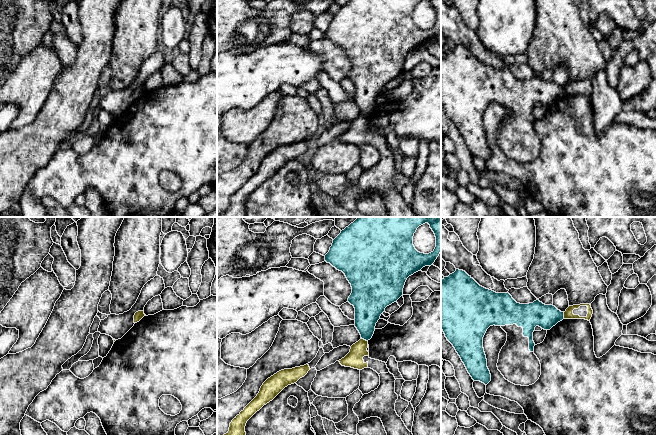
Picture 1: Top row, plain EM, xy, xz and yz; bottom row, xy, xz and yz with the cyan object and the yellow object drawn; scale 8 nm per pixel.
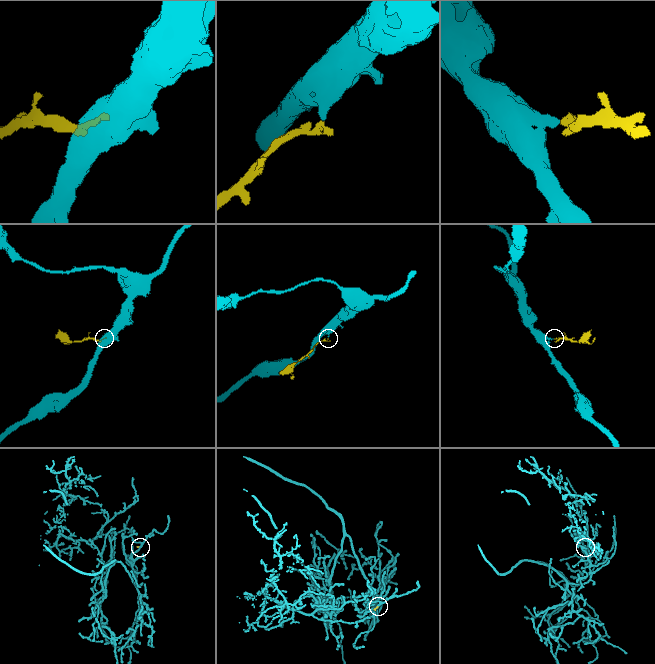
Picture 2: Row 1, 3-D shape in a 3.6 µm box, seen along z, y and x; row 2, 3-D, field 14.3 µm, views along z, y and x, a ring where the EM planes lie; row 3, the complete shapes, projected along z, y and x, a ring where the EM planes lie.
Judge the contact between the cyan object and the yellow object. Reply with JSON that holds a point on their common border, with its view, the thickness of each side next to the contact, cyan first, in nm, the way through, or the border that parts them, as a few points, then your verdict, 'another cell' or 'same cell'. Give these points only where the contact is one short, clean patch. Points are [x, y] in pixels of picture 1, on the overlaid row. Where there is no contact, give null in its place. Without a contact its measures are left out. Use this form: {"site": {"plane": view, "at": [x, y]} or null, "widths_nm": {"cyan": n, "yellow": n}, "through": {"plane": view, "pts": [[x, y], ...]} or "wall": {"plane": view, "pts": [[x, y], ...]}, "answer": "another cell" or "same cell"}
{"site": {"plane": "xz", "at": [364, 339]}, "widths_nm": {"cyan": 220, "yellow": 140}, "wall": {"plane": "xz", "pts": [[361, 337], [367, 341]]}, "answer": "another cell"}

